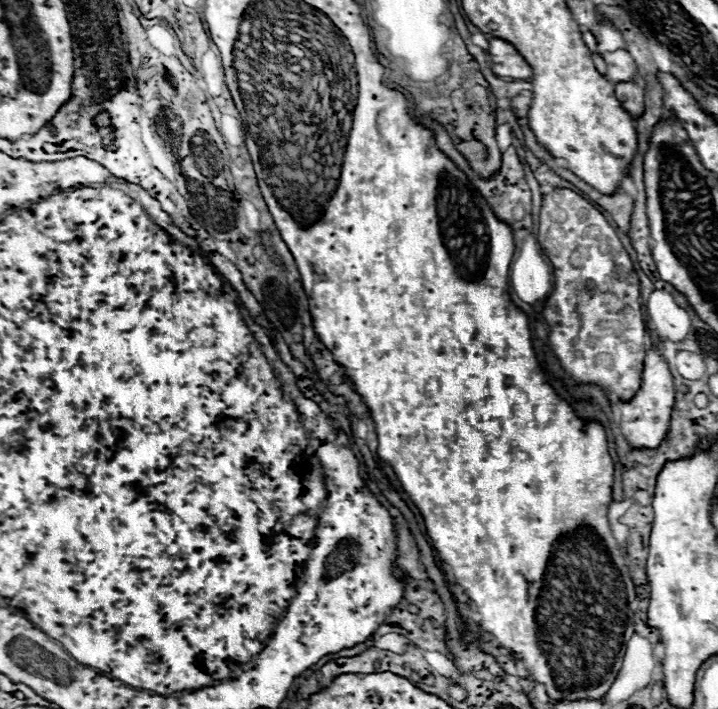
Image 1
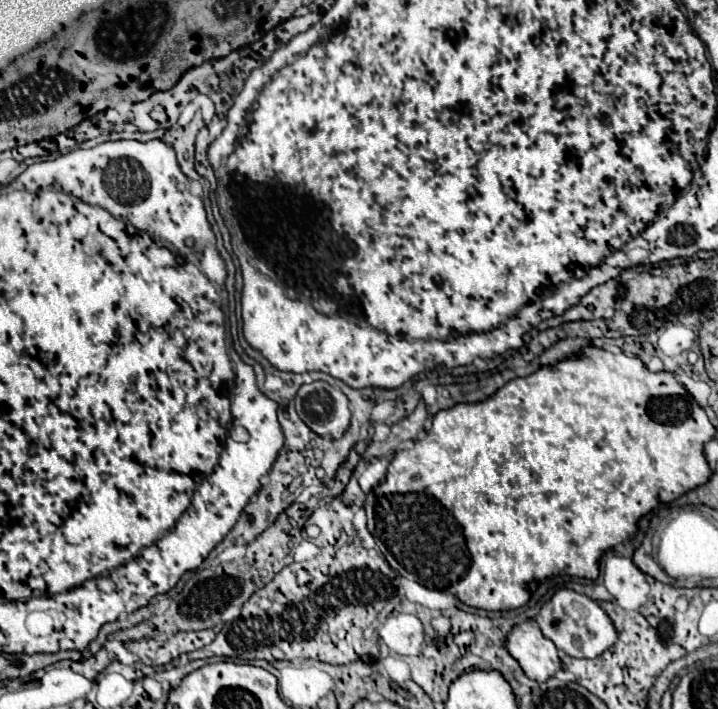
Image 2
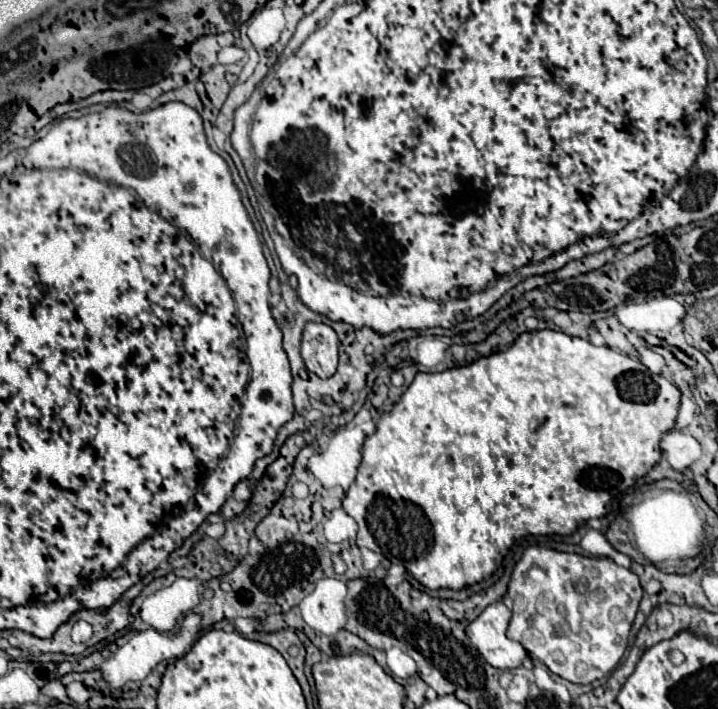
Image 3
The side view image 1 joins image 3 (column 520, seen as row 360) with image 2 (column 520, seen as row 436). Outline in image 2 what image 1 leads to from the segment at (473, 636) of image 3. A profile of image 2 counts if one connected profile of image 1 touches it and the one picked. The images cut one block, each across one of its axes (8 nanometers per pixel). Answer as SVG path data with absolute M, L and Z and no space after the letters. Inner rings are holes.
M532 620L514 626L506 640L506 648L520 662L524 674L530 680L546 682L562 668L558 648Z

